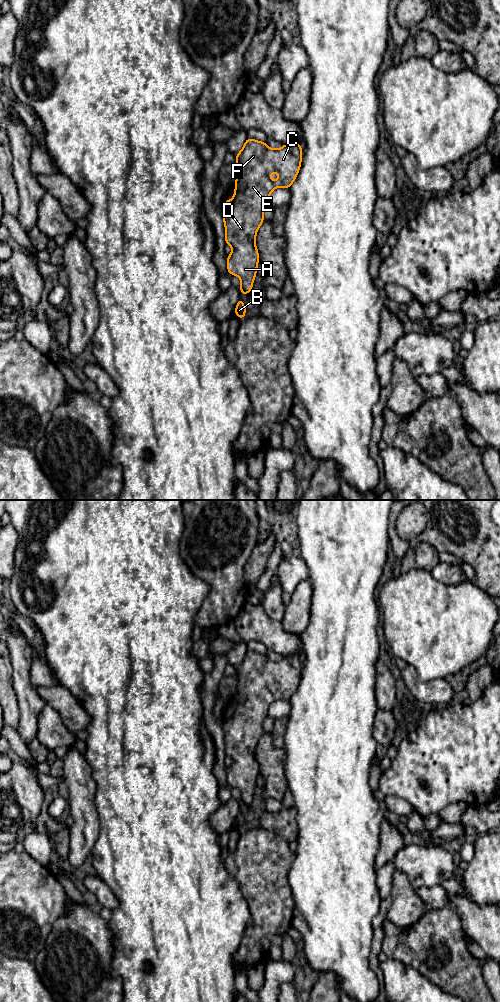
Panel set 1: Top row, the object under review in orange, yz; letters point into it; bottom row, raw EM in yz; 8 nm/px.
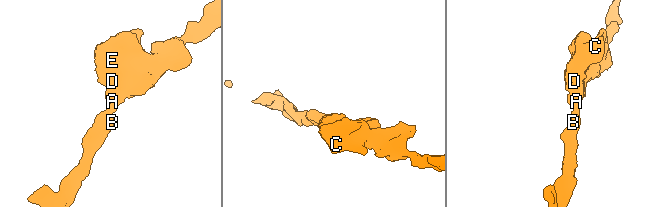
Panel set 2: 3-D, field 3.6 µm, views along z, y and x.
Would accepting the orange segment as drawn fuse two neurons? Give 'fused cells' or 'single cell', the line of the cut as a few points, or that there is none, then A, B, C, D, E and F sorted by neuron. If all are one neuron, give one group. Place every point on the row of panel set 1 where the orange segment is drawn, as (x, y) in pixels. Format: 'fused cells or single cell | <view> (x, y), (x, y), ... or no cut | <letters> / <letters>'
single cell | no cut | A B C D E F

